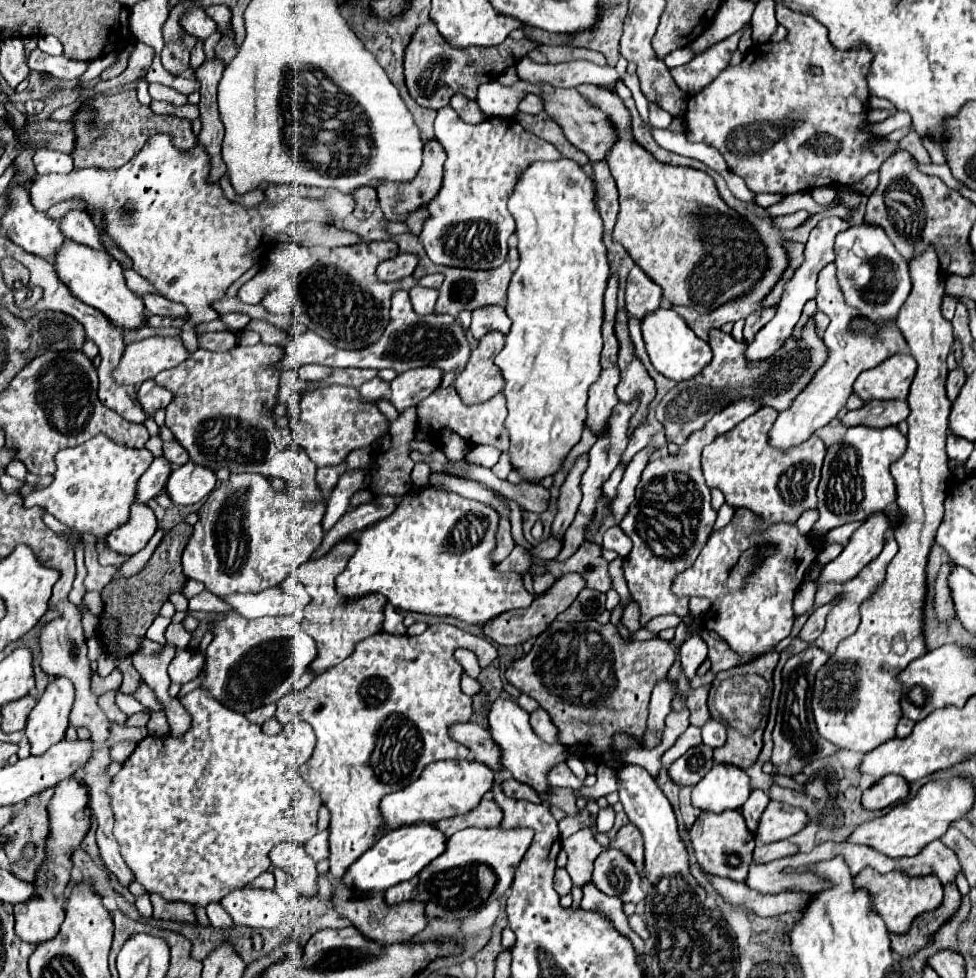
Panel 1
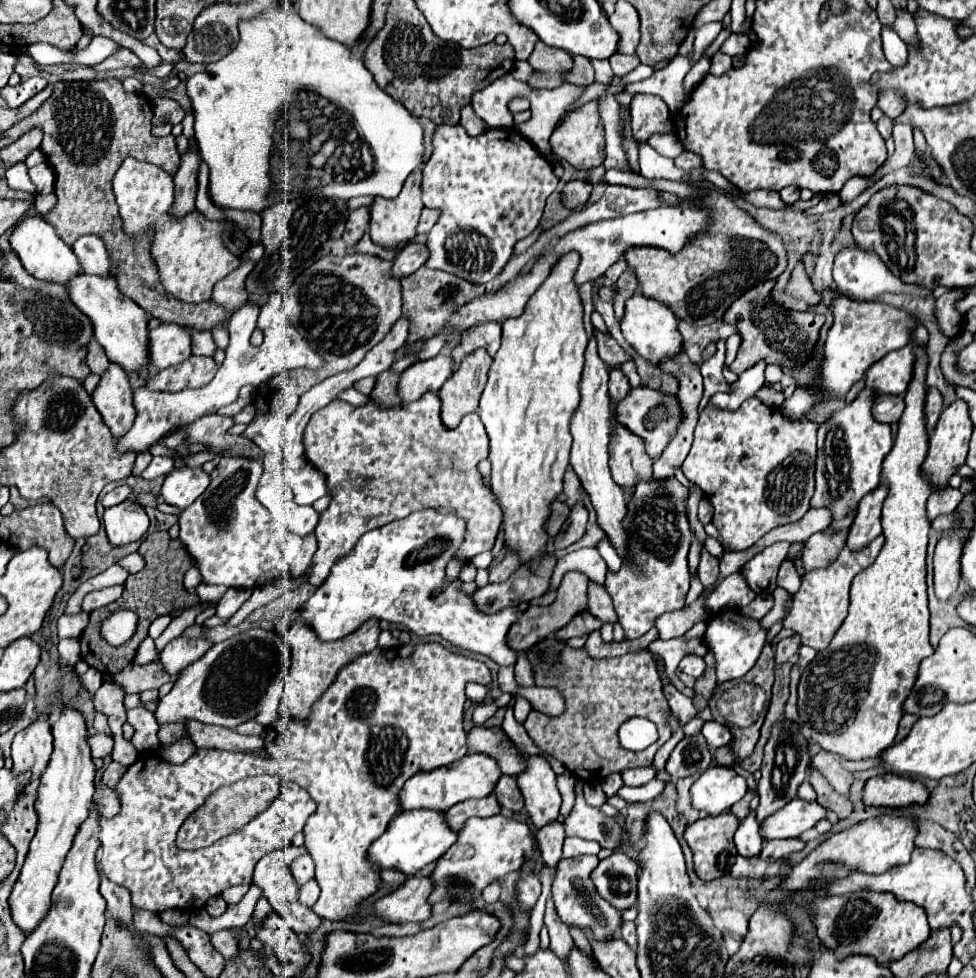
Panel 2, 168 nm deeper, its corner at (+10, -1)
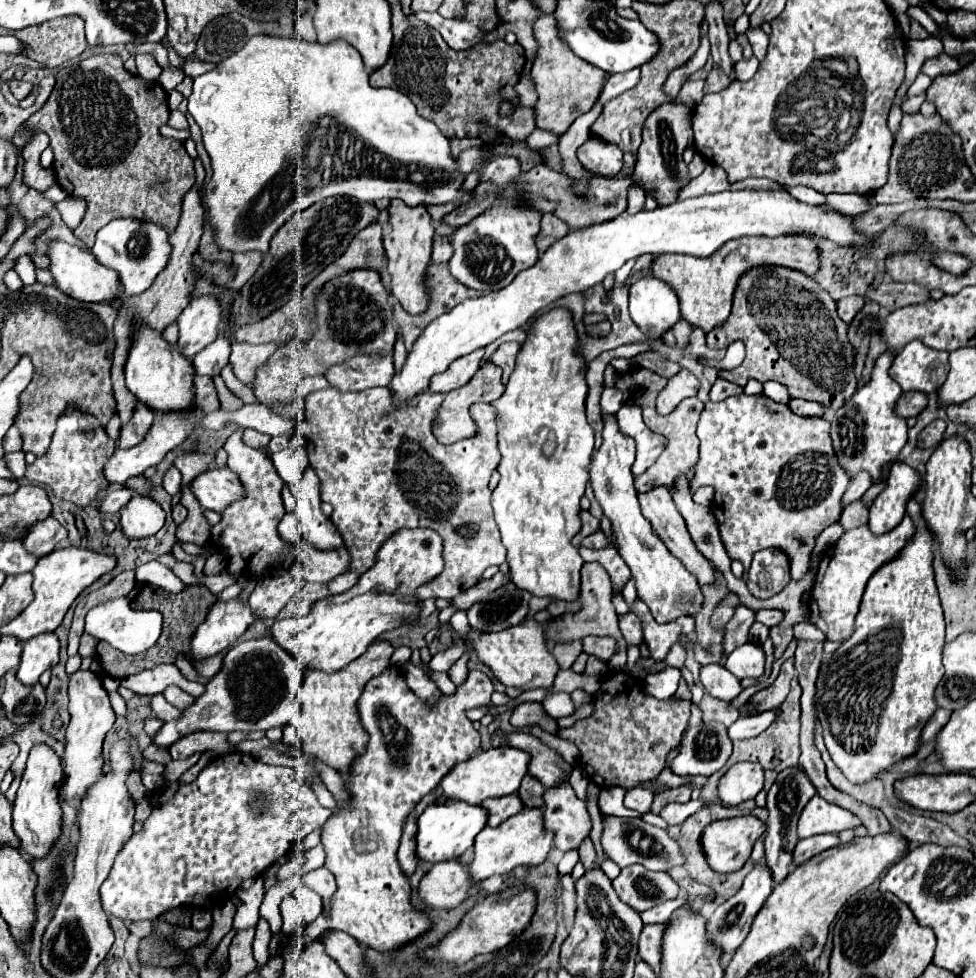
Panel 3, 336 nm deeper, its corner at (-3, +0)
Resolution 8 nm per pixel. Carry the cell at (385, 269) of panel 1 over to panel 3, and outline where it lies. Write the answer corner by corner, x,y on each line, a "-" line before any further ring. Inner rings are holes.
434,237
430,263
446,263
452,257
452,245
448,237

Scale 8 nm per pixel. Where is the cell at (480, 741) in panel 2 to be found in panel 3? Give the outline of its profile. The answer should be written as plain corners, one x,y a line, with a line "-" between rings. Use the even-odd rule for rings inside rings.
498,729
496,735
500,735
506,741
506,745
530,753
528,773
532,777
536,777
544,787
552,787
552,785
556,785
560,781
566,781
568,775
572,773
572,765
566,763
554,749
546,747
534,735
522,733
522,731
506,733
502,729

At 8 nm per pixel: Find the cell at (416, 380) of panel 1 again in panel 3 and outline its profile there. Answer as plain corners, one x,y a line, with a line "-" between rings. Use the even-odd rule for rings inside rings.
478,349
470,355
454,359
452,365
444,373
438,373
430,379
428,391
432,391
432,393
450,393
450,391
466,385
472,379
472,375
478,371
482,359
484,359
484,349

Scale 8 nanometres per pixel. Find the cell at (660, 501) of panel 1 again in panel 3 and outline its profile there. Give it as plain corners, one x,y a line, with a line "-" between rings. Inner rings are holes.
636,599
632,603
632,611
642,621
644,641
650,649
652,659
656,659
656,661
662,661
666,657
672,643
676,643
680,639
680,633
688,635
690,631
694,631
694,617
690,617
690,615
678,617
676,621
670,621
670,623
656,623
652,613
648,611
648,607
642,603
642,599

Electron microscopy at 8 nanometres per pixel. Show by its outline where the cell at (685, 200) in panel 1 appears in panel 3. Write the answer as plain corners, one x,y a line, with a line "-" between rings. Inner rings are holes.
804,235
740,237
728,241
720,251
704,259
692,255
660,255
656,261
652,261
652,275
668,283
676,291
680,299
682,319
708,333
712,331
712,327
728,319
736,283
742,279
744,273
756,267
788,267
802,271
804,275
814,275
818,267
816,243
812,243
812,239

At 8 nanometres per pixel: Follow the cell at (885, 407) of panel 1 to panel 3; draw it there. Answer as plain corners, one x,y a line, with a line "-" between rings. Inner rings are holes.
910,391
910,393
902,393
898,403
896,403
896,415
900,417
918,417
918,413
926,407
926,395
918,393
918,391

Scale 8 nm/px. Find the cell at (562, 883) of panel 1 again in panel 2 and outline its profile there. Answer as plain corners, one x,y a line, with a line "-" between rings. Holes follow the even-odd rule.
547,898
547,910
545,910
545,926
549,930
549,938
551,938
551,944
549,948
561,958
565,960
573,948
573,938
569,934
569,928
563,926
563,922
559,920
557,912
555,912
555,906
553,906
553,900

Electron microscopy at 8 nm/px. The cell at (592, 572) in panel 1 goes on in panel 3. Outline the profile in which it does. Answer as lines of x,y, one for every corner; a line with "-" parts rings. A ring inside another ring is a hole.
634,613
620,615
620,631
626,643
638,645
642,641
642,631
640,631
640,619

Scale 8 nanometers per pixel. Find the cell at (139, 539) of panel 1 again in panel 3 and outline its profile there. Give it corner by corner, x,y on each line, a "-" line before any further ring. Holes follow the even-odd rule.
134,495
128,505
120,509
120,525
124,537
144,539
162,529
166,519
164,509
150,497

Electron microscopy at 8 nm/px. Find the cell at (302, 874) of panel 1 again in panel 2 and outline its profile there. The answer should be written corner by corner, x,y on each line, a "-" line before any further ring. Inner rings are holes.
275,850
267,856
263,856
257,866
255,866
255,872
253,872
253,880
251,884
259,886
261,888
261,896
271,904
273,912
277,912
281,918
285,918
291,926
291,930
295,934
311,934
315,928
321,926
321,918
315,916
315,912
307,906
301,906
297,902
297,894
299,894
299,888
295,886
295,882
291,880
291,870
285,866
283,862
283,850

